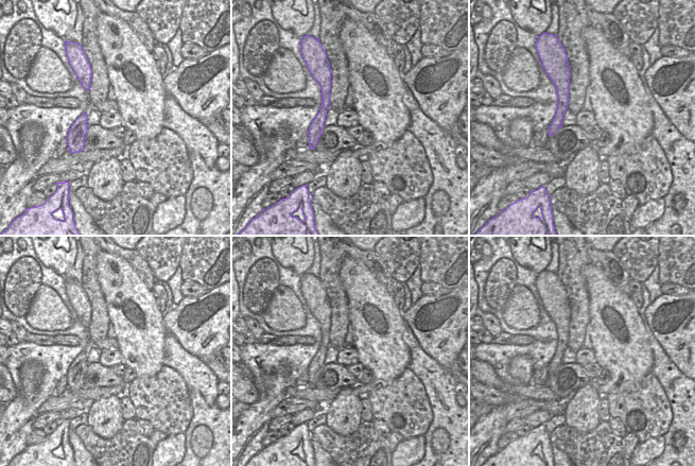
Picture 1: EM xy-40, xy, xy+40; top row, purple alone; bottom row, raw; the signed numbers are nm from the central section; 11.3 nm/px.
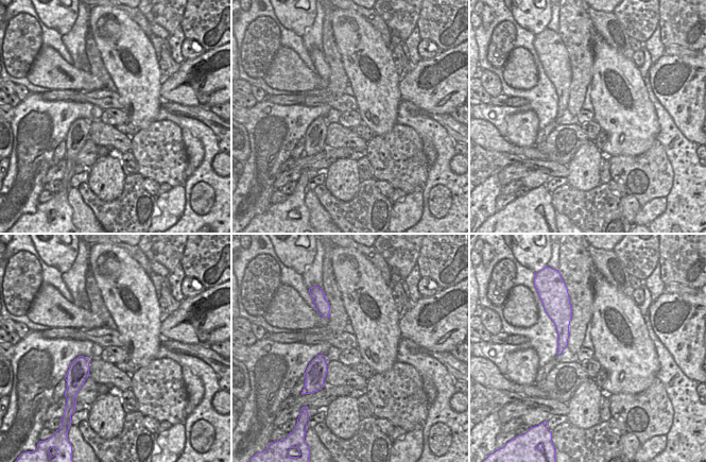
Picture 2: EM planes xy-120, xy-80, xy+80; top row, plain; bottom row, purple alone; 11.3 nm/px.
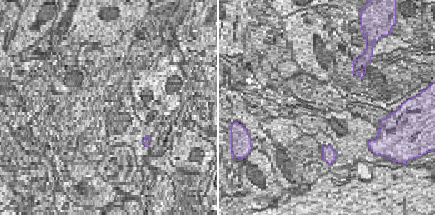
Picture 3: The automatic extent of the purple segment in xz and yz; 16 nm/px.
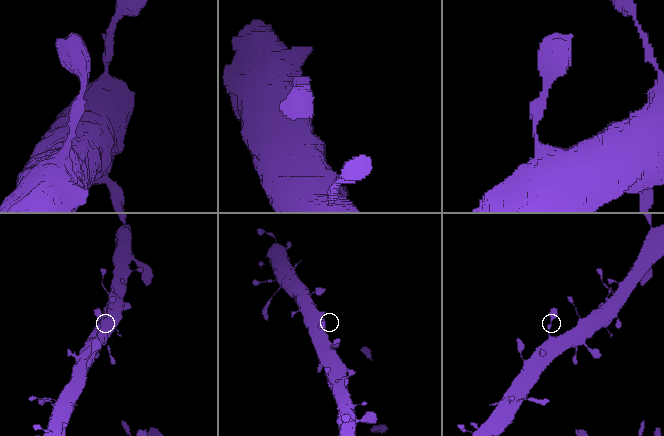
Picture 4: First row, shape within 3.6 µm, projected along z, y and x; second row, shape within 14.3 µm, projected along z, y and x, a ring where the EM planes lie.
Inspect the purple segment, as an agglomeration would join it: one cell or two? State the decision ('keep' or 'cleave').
keep

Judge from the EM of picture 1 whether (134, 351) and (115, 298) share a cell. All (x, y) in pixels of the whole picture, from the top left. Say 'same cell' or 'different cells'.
same cell

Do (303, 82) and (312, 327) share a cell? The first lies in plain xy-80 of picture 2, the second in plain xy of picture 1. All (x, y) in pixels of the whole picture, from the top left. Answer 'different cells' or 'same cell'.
different cells

